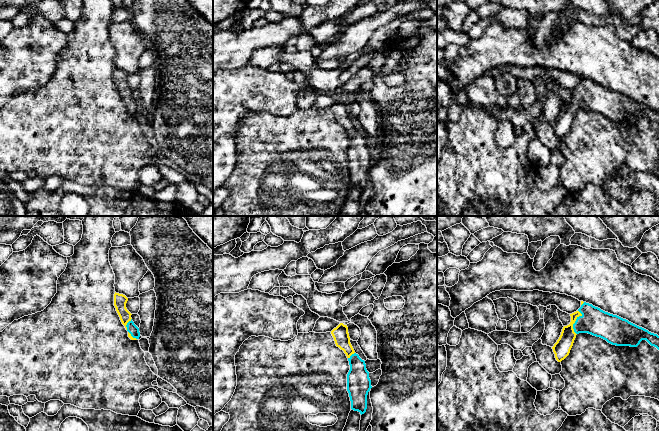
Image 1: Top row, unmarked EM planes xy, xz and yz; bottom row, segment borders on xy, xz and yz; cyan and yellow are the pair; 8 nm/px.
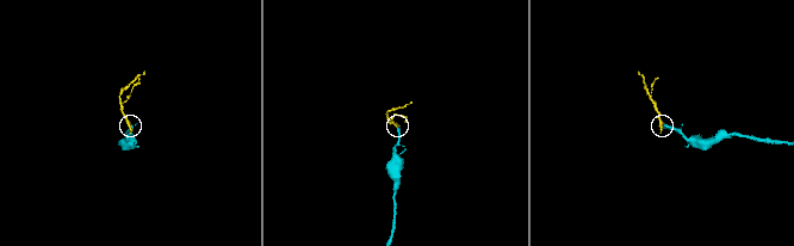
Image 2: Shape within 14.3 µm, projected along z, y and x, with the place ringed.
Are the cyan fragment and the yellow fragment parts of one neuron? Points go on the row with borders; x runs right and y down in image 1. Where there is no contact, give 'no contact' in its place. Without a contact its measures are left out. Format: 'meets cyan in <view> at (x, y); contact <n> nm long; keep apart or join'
meets cyan in yz at (575, 322); contact 200 nm long; join

